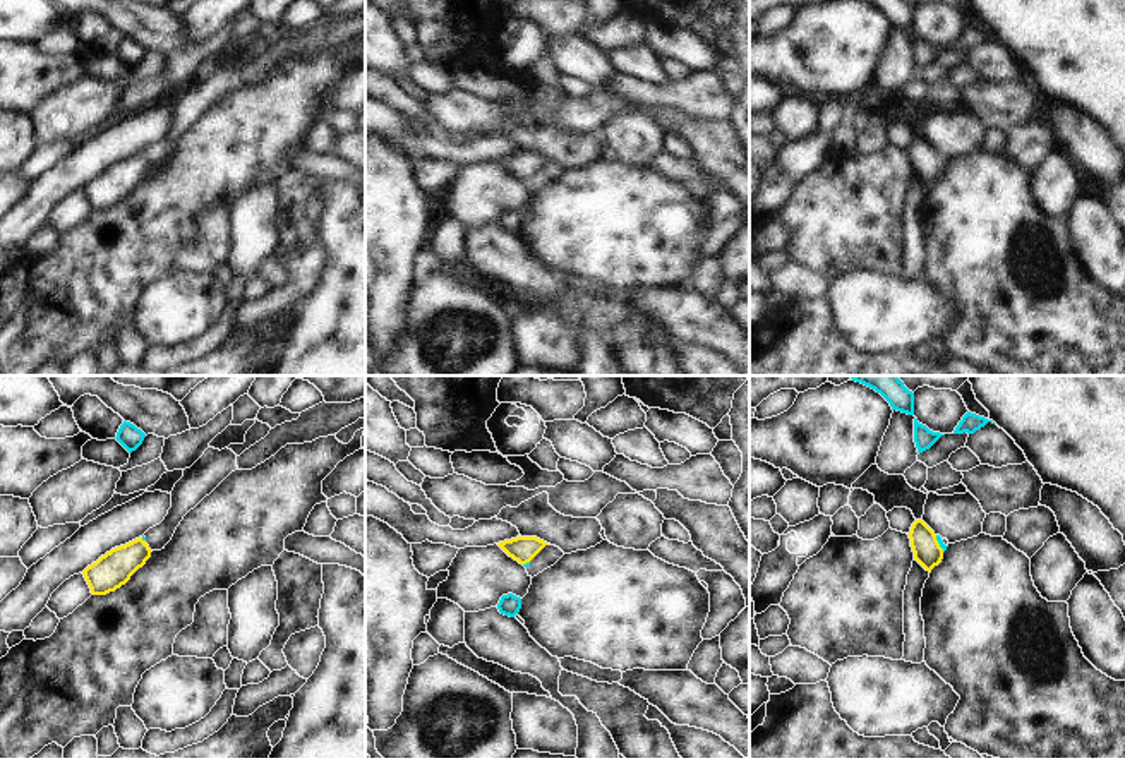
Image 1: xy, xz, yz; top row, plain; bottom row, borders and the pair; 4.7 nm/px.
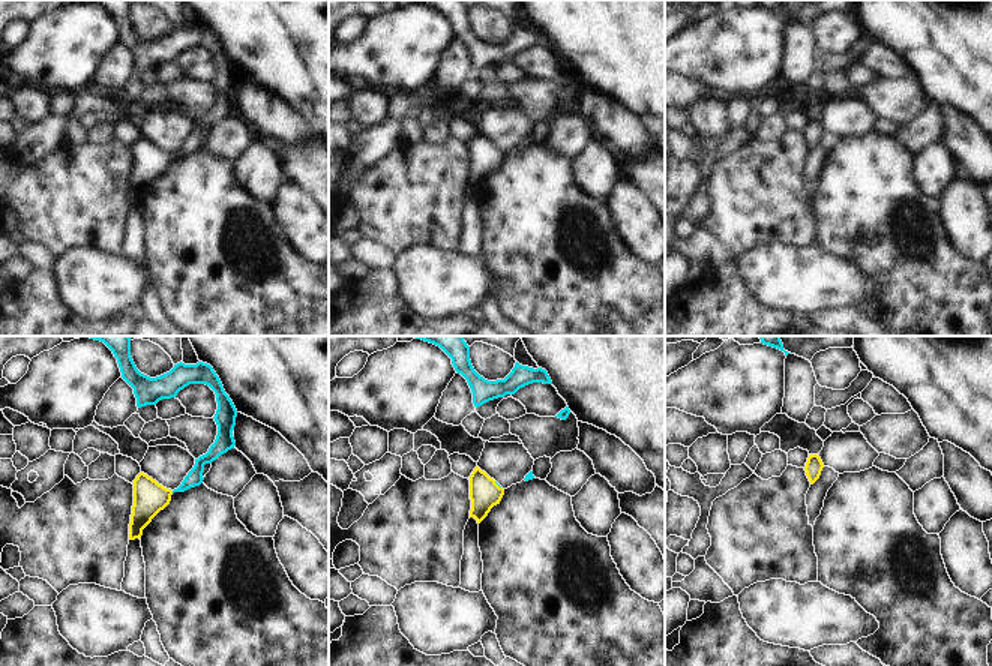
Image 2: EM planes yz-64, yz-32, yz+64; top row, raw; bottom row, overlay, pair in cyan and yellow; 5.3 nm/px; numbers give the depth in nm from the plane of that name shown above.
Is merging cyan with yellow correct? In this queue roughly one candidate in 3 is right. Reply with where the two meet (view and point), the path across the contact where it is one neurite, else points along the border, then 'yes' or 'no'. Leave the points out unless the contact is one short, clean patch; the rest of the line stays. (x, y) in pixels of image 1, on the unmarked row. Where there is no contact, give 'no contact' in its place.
contact yz (938, 158); way yz (938, 153), (938, 158), (925, 162); yes

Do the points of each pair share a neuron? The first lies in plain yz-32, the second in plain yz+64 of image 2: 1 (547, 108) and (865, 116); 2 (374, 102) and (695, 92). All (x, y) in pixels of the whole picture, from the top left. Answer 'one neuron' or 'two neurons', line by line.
1: two neurons
2: two neurons

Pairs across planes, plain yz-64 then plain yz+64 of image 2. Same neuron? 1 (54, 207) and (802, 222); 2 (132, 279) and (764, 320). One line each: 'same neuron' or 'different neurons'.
1: same neuron
2: different neurons

